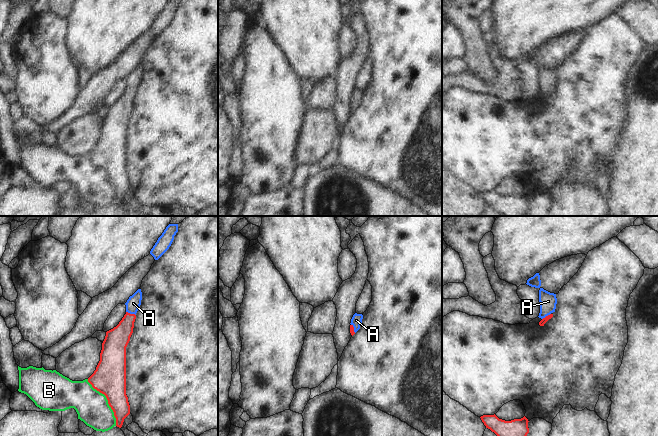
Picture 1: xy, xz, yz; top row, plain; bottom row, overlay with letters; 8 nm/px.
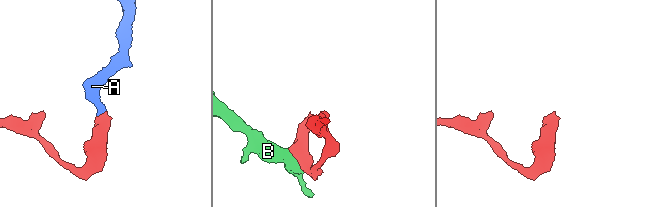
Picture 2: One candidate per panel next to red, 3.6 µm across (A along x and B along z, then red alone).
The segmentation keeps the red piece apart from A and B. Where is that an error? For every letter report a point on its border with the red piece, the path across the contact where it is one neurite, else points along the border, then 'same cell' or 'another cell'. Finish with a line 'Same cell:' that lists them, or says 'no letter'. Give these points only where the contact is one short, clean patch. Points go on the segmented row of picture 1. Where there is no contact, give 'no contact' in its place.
A: meets red in xy at (131, 314); runs through xy (116, 340), (124, 330), (131, 314), (133, 303); same cell
B: meets red in xy at (108, 401); border along xy (87, 379), (94, 388), (105, 396), (113, 412), (116, 425); another cell
Same cell: A

